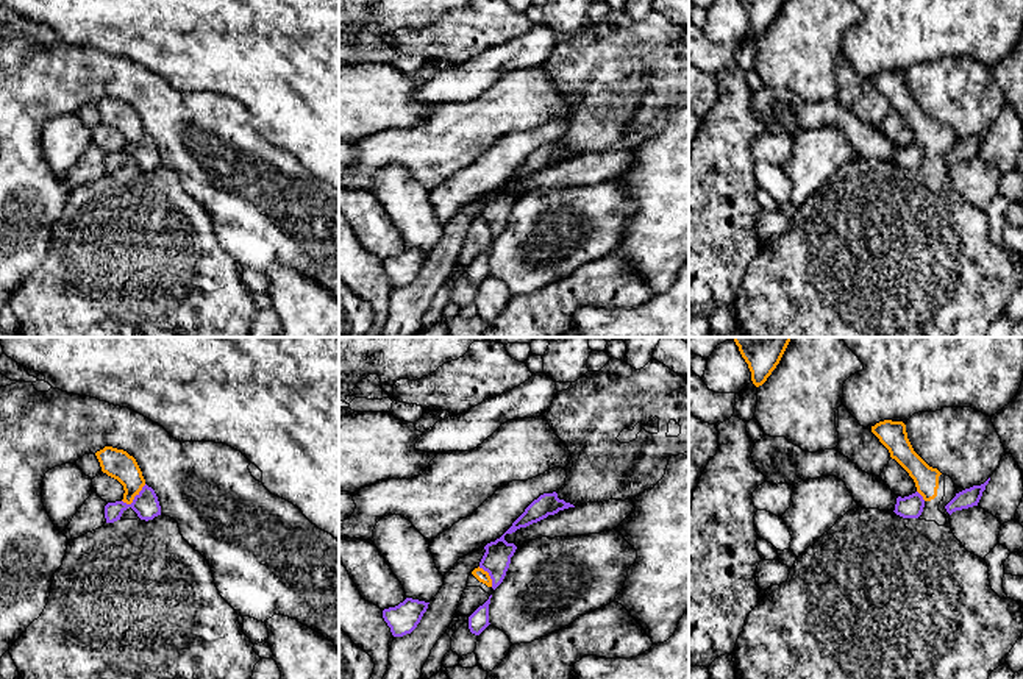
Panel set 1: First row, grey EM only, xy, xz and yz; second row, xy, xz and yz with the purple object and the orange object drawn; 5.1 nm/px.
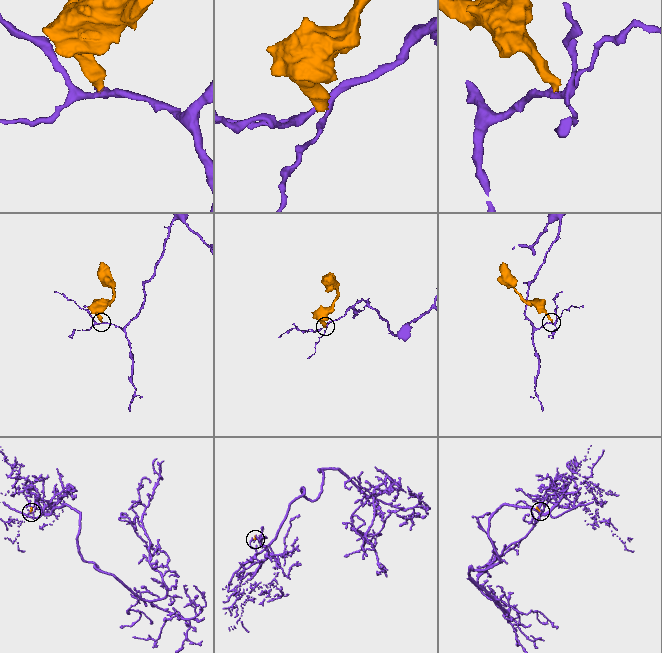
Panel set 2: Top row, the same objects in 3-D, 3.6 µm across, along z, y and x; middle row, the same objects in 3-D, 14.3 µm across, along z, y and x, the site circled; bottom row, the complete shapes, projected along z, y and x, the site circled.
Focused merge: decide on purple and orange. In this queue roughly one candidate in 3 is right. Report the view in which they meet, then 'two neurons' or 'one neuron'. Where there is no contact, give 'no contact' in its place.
xy | two neurons

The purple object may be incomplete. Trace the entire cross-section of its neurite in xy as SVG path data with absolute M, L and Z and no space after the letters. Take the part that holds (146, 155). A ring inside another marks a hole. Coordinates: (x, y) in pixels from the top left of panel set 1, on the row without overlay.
M147 134L142 140L134 147L131 155L123 151L108 153L105 156L105 169L106 173L114 173L120 170L122 164L131 158L141 170L153 170L155 167L161 165L161 156L158 147L151 137Z

